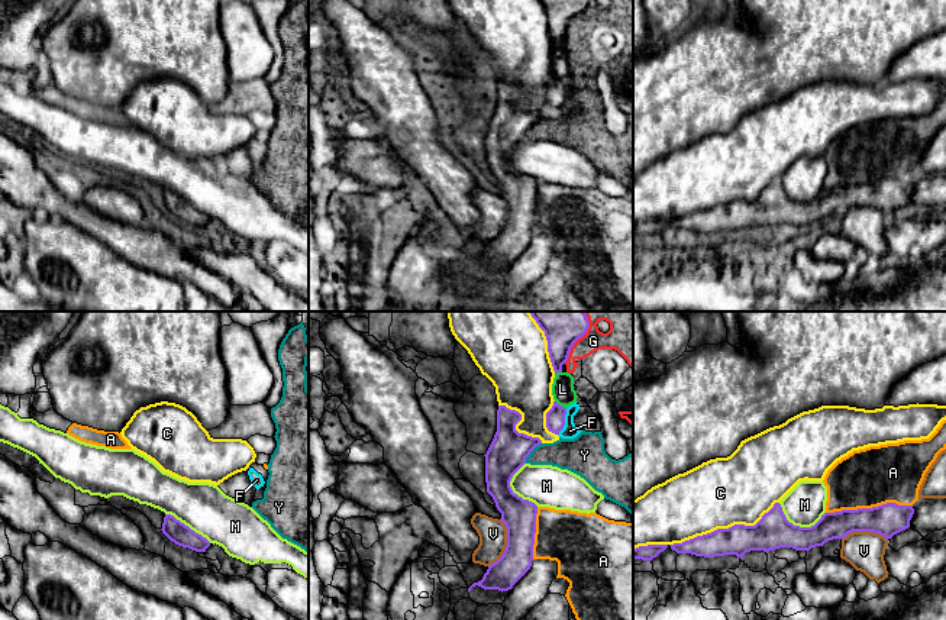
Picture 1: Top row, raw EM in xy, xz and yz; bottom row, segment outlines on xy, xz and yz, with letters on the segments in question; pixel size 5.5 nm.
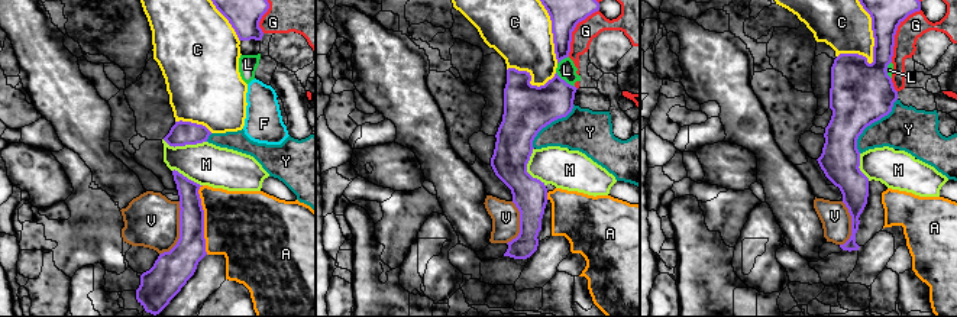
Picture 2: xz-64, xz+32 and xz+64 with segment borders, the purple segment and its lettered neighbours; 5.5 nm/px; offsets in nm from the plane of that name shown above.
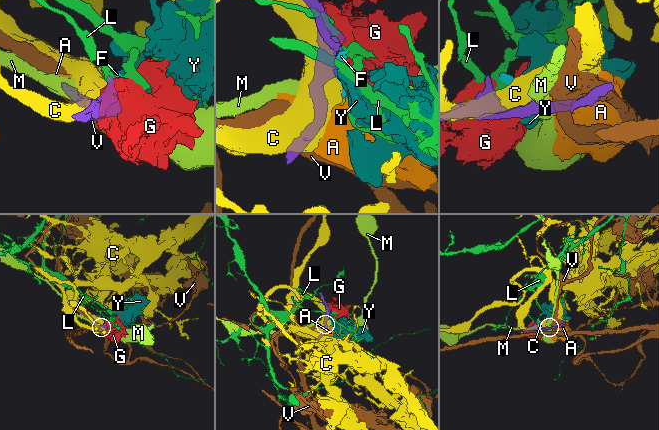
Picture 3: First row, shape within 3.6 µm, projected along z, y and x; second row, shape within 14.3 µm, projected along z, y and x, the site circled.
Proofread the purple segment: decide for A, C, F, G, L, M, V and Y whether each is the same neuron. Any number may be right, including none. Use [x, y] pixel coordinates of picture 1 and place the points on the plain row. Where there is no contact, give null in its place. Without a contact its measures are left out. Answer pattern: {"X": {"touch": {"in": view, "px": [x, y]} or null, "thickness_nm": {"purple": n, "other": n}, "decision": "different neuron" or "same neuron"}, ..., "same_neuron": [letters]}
{"A": {"touch": {"in": "yz", "px": [868, 184]}, "thickness_nm": {"purple": 180, "other": 320}, "decision": "same neuron"}, "C": {"touch": {"in": "yz", "px": [723, 204]}, "thickness_nm": {"purple": 180, "other": 380}, "decision": "different neuron"}, "F": {"touch": {"in": "xz", "px": [564, 97]}, "thickness_nm": {"purple": 110, "other": 90}, "decision": "same neuron"}, "G": {"touch": {"in": "xz", "px": [574, 18]}, "thickness_nm": {"purple": 160, "other": 140}, "decision": "different neuron"}, "L": {"touch": {"in": "xz", "px": [561, 81]}, "thickness_nm": {"purple": 110, "other": 130}, "decision": "different neuron"}, "M": {"touch": {"in": "yz", "px": [798, 202]}, "thickness_nm": {"purple": 190, "other": 220}, "decision": "different neuron"}, "V": {"touch": {"in": "xz", "px": [507, 219]}, "thickness_nm": {"purple": 190, "other": 160}, "decision": "different neuron"}, "Y": {"touch": {"in": "xz", "px": [530, 126]}, "thickness_nm": {"purple": 220, "other": 190}, "decision": "different neuron"}, "same_neuron": ["A", "F"]}

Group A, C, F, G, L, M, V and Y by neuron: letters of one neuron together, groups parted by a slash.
A F / C / G Y / L / M / V

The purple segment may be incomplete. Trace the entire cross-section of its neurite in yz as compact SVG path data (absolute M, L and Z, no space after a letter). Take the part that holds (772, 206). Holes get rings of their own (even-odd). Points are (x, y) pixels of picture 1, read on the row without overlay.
M946 96L940 99L929 114L904 116L853 126L837 136L826 149L823 158L827 162L826 188L811 203L800 203L790 198L779 178L762 191L755 201L734 200L729 204L717 204L682 219L669 220L677 229L714 233L736 230L742 235L746 227L769 227L779 223L810 226L823 222L833 214L843 214L852 207L874 207L887 216L910 203L914 190L913 180L918 175L918 165L926 148L937 130L946 125Z

